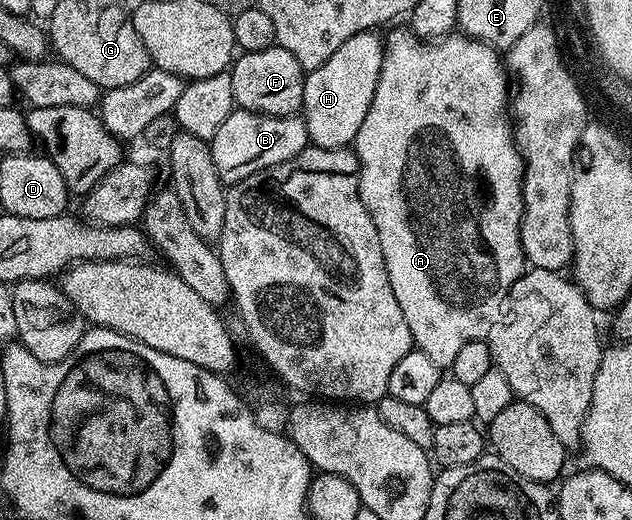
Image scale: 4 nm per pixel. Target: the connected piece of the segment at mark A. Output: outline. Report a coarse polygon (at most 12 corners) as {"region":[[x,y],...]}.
{"region":[[391,32],[351,144],[414,348],[527,267],[489,44]]}

